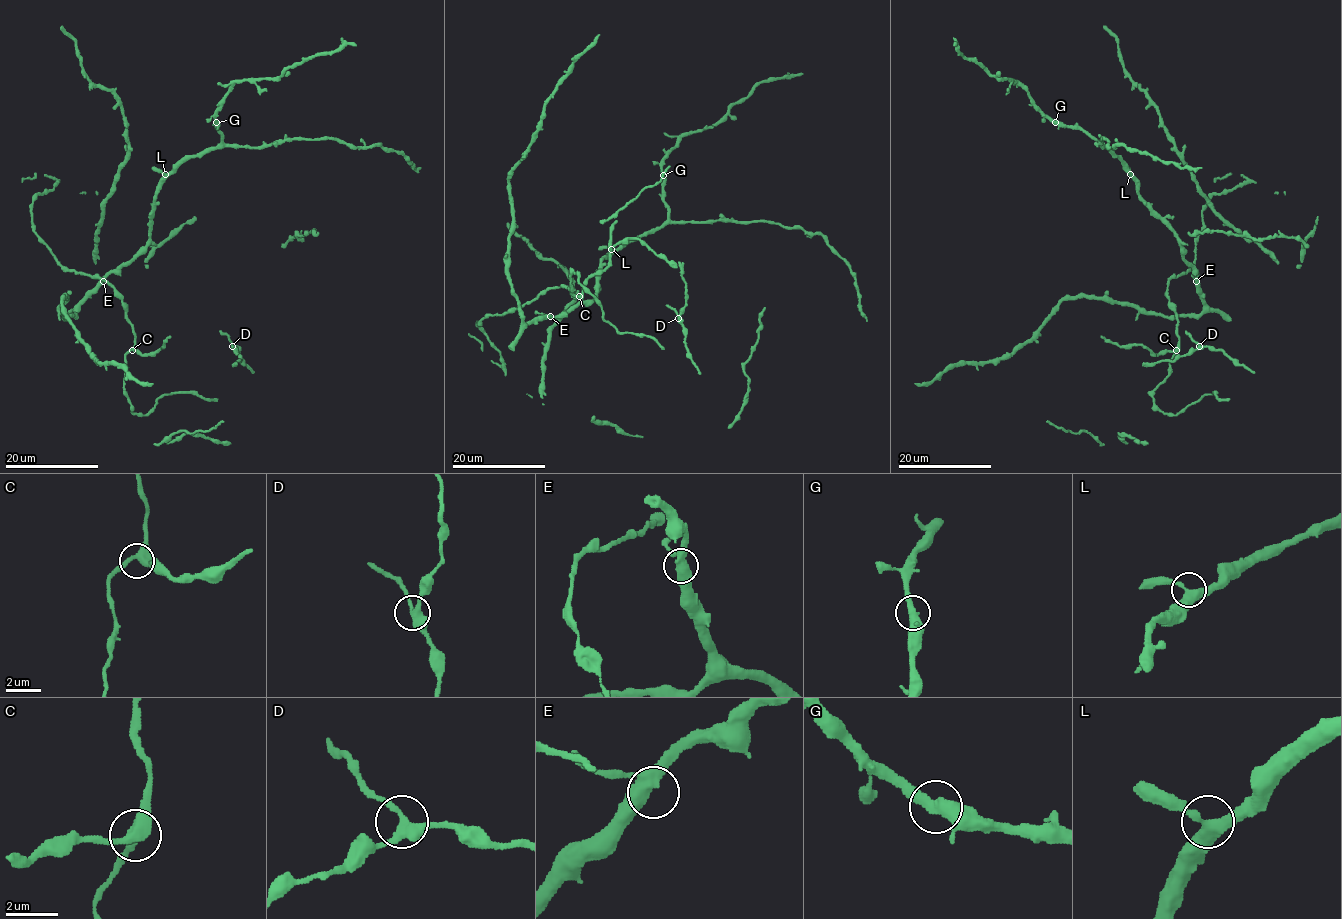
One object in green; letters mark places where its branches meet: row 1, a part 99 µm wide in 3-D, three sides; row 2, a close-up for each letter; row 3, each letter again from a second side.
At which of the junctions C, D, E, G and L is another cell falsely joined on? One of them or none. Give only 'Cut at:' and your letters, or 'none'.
Cut at: none

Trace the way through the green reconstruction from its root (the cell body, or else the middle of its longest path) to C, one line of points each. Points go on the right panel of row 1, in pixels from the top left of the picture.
C: (1194, 264), (1186, 272), (1173, 277), (1167, 286), (1167, 298), (1178, 321), (1176, 350)

